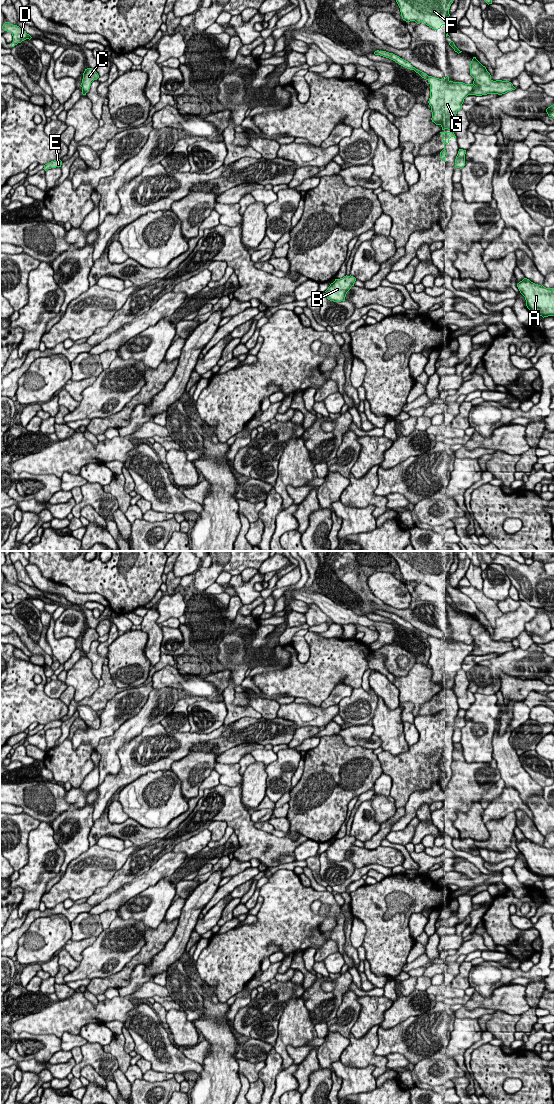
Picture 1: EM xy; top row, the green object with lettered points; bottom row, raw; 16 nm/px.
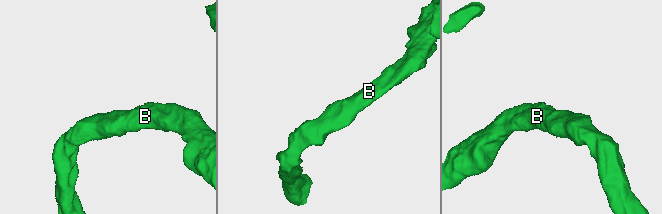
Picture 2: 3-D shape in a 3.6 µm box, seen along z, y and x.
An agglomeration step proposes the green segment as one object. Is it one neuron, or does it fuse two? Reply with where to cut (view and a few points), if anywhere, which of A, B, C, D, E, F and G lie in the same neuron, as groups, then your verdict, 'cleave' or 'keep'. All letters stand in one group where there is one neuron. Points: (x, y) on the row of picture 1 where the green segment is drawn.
cut in xy along (474, 86), (469, 94); A B F / C D E G; cleave

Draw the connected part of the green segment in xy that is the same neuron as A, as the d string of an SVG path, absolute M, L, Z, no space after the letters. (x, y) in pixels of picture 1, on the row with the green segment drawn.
M524 278L517 284L520 293L525 297L527 308L534 314L554 316L554 288L546 288Z

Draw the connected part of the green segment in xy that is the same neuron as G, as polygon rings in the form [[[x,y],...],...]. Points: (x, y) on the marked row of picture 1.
[[[428,76],[428,82],[430,84],[430,98],[428,103],[431,106],[431,120],[436,125],[440,125],[442,130],[449,130],[448,132],[440,132],[444,143],[444,149],[440,152],[440,158],[446,162],[447,152],[445,145],[449,143],[451,137],[456,139],[453,132],[454,118],[457,112],[462,109],[464,99],[470,95],[474,84],[453,82],[449,80],[449,76],[445,79]]]

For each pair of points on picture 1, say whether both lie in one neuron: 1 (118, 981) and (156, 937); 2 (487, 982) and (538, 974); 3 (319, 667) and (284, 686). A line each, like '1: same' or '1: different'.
1: same
2: same
3: same

